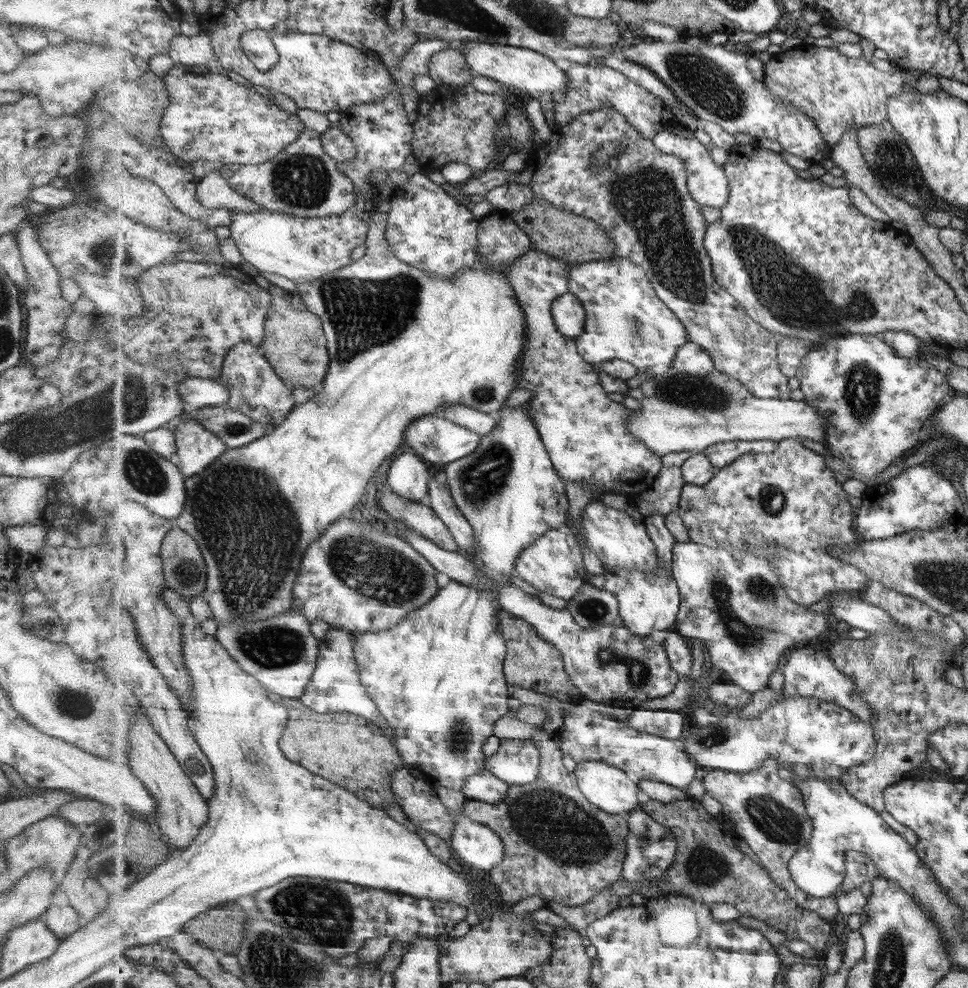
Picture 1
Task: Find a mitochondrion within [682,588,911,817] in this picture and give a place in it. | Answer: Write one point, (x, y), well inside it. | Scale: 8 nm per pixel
(720, 737)

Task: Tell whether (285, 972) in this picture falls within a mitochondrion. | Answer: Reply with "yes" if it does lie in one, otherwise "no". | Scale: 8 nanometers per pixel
yes

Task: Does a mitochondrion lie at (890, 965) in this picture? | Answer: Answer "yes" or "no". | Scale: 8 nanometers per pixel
yes

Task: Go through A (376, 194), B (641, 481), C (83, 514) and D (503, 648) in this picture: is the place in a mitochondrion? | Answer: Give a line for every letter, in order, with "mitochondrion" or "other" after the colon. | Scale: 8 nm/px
A: other
B: other
C: other
D: other

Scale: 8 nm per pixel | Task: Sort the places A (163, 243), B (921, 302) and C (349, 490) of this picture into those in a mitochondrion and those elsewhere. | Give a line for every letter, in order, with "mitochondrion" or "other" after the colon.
A: other
B: other
C: other

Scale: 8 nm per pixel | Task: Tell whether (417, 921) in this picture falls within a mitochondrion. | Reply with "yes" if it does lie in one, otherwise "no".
no

